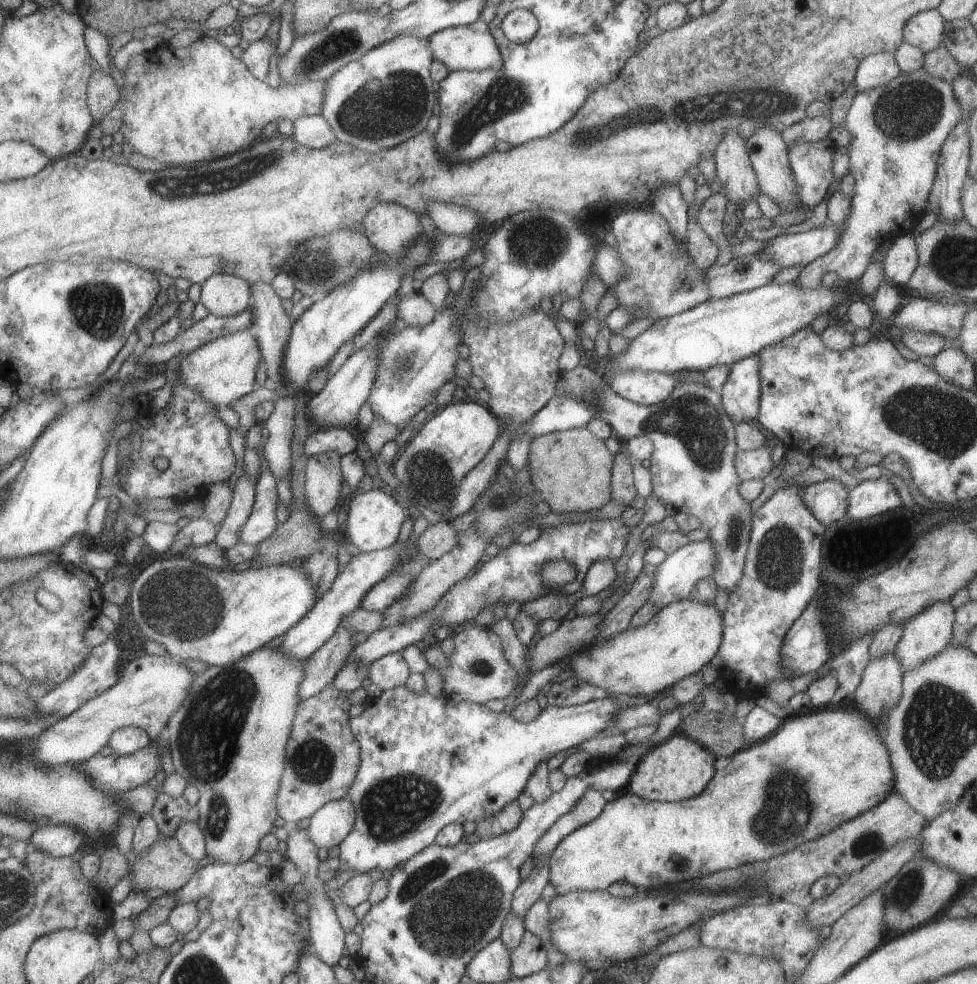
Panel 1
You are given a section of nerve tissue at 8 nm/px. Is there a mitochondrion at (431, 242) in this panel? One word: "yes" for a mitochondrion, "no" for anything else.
no

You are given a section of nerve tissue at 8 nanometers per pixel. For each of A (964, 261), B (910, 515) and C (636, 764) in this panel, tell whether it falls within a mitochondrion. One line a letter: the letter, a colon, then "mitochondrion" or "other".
A: mitochondrion
B: other
C: other

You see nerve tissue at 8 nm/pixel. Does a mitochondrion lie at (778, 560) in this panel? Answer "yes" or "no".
yes

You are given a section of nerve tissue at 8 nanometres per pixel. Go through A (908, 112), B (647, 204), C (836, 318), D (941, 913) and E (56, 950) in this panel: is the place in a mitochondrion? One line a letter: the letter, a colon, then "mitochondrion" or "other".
A: mitochondrion
B: other
C: other
D: other
E: other

